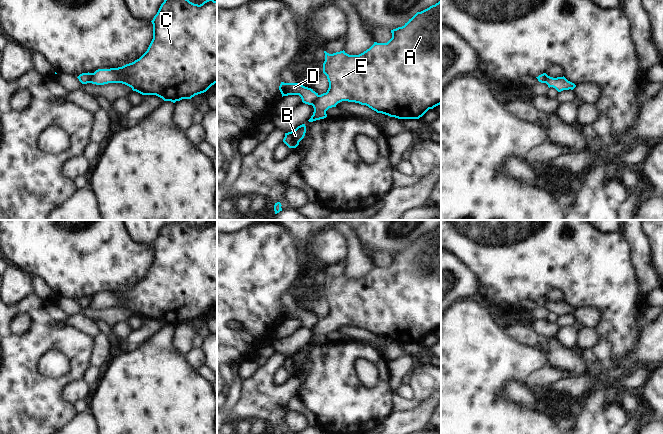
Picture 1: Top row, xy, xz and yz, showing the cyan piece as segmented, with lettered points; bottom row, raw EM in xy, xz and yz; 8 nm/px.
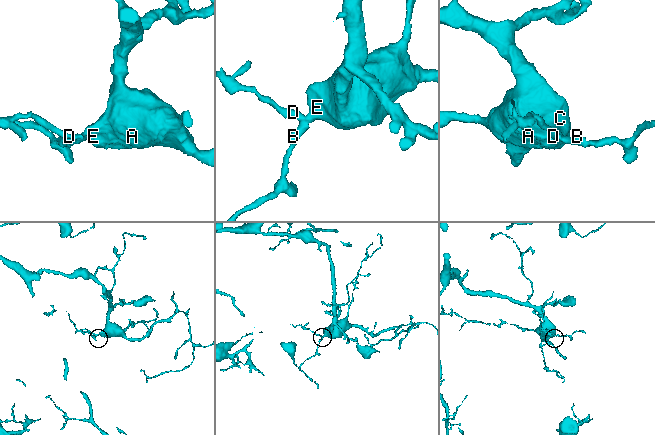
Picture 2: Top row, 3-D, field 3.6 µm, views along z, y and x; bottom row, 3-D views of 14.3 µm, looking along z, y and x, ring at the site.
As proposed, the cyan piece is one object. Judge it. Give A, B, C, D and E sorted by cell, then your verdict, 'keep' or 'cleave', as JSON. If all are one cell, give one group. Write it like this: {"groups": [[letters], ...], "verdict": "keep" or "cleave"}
{"groups": [["A", "B", "C", "E"], ["D"]], "verdict": "cleave"}

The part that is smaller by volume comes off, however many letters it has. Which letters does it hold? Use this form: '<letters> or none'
D

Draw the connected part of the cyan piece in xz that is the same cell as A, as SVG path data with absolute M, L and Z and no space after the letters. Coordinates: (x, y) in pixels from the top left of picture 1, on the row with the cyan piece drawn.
M441 0L435 5L432 5L421 12L417 12L407 23L405 23L404 26L391 30L391 33L392 38L387 43L374 42L369 49L359 55L349 55L344 50L333 54L329 54L324 51L325 61L323 63L323 73L327 76L329 88L326 93L319 95L313 102L312 106L314 108L314 112L308 120L309 122L326 118L326 111L329 108L336 107L336 105L342 101L366 105L377 113L382 113L398 119L419 119L429 109L433 109L441 104Z

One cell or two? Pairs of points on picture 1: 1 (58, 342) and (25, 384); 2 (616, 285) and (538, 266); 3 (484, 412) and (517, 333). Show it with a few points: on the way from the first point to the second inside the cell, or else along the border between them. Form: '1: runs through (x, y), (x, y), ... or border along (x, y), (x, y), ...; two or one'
1: runs through (45, 343), (25, 363), (25, 371); one
2: runs through (597, 271), (563, 270), (557, 265); one
3: border along (503, 329), (520, 342), (537, 346); two

